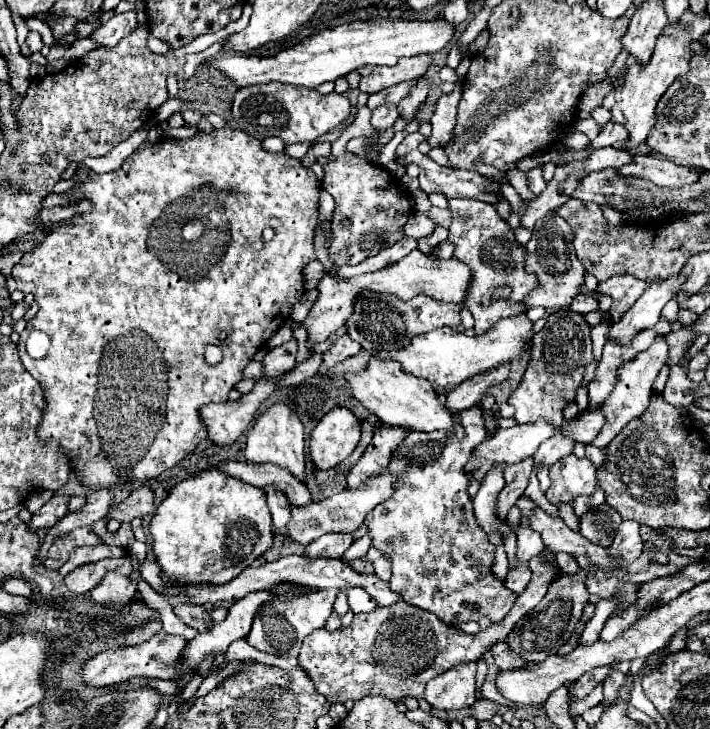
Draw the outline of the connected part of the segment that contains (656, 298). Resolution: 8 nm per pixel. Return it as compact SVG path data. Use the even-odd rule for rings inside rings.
M675 274L669 276L667 280L649 284L643 296L637 300L637 304L621 318L621 322L611 326L609 338L627 344L637 332L653 326L659 320L663 306L681 290L681 284L683 284L683 274Z

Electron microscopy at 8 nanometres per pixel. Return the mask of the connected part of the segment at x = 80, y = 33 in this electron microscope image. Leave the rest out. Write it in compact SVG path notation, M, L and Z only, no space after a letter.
M93 18L93 20L89 20L89 22L77 22L75 28L73 28L73 34L75 34L77 38L87 38L87 36L89 36L91 32L95 32L99 26L101 26L101 20L99 20L99 18Z

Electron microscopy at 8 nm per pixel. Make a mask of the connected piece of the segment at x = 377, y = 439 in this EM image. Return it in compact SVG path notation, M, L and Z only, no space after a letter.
M385 424L375 426L375 436L371 444L367 446L365 454L361 456L361 460L351 468L347 476L347 486L359 488L367 476L377 474L383 468L387 468L391 460L391 452L395 452L395 448L405 440L405 436L407 436L405 428L395 428L395 426L385 426Z

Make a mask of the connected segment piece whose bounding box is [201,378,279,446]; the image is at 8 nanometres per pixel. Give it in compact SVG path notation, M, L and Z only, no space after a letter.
M279 378L255 382L255 388L235 402L203 406L201 420L207 428L207 440L217 446L227 446L235 442L251 424L259 404L269 398L271 392L275 392L277 380Z

